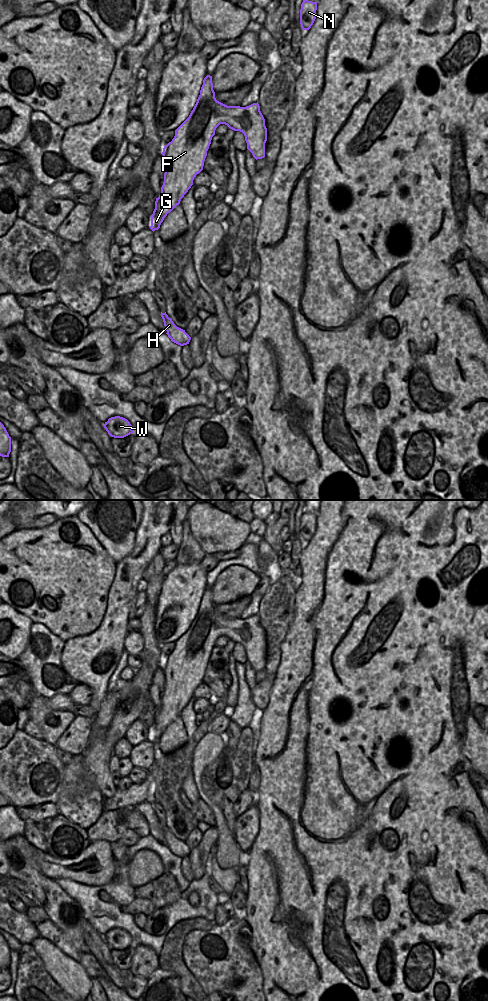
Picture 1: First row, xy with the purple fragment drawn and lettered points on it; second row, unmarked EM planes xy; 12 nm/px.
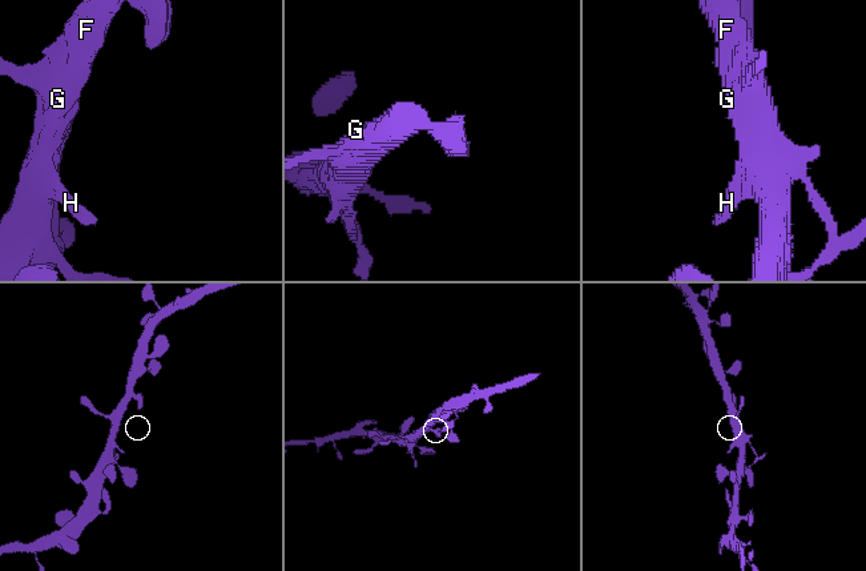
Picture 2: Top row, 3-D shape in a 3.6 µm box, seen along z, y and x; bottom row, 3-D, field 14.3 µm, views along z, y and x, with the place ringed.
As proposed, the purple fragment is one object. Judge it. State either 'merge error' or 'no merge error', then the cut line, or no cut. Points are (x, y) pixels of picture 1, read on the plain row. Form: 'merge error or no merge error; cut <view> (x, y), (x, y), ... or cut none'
no merge error; cut none

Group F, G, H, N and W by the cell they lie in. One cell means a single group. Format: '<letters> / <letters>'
F G H N W

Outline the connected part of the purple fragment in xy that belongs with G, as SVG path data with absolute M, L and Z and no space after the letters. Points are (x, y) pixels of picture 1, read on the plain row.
M207 587L189 629L175 642L172 653L163 660L164 694L150 728L150 741L153 744L160 740L167 726L180 716L196 687L203 682L212 649L220 636L242 644L247 661L256 672L265 669L267 640L258 614L240 619L217 613L212 588Z

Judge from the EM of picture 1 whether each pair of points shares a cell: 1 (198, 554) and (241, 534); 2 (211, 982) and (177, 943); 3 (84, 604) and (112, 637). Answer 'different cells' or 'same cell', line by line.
1: different cells
2: different cells
3: different cells

